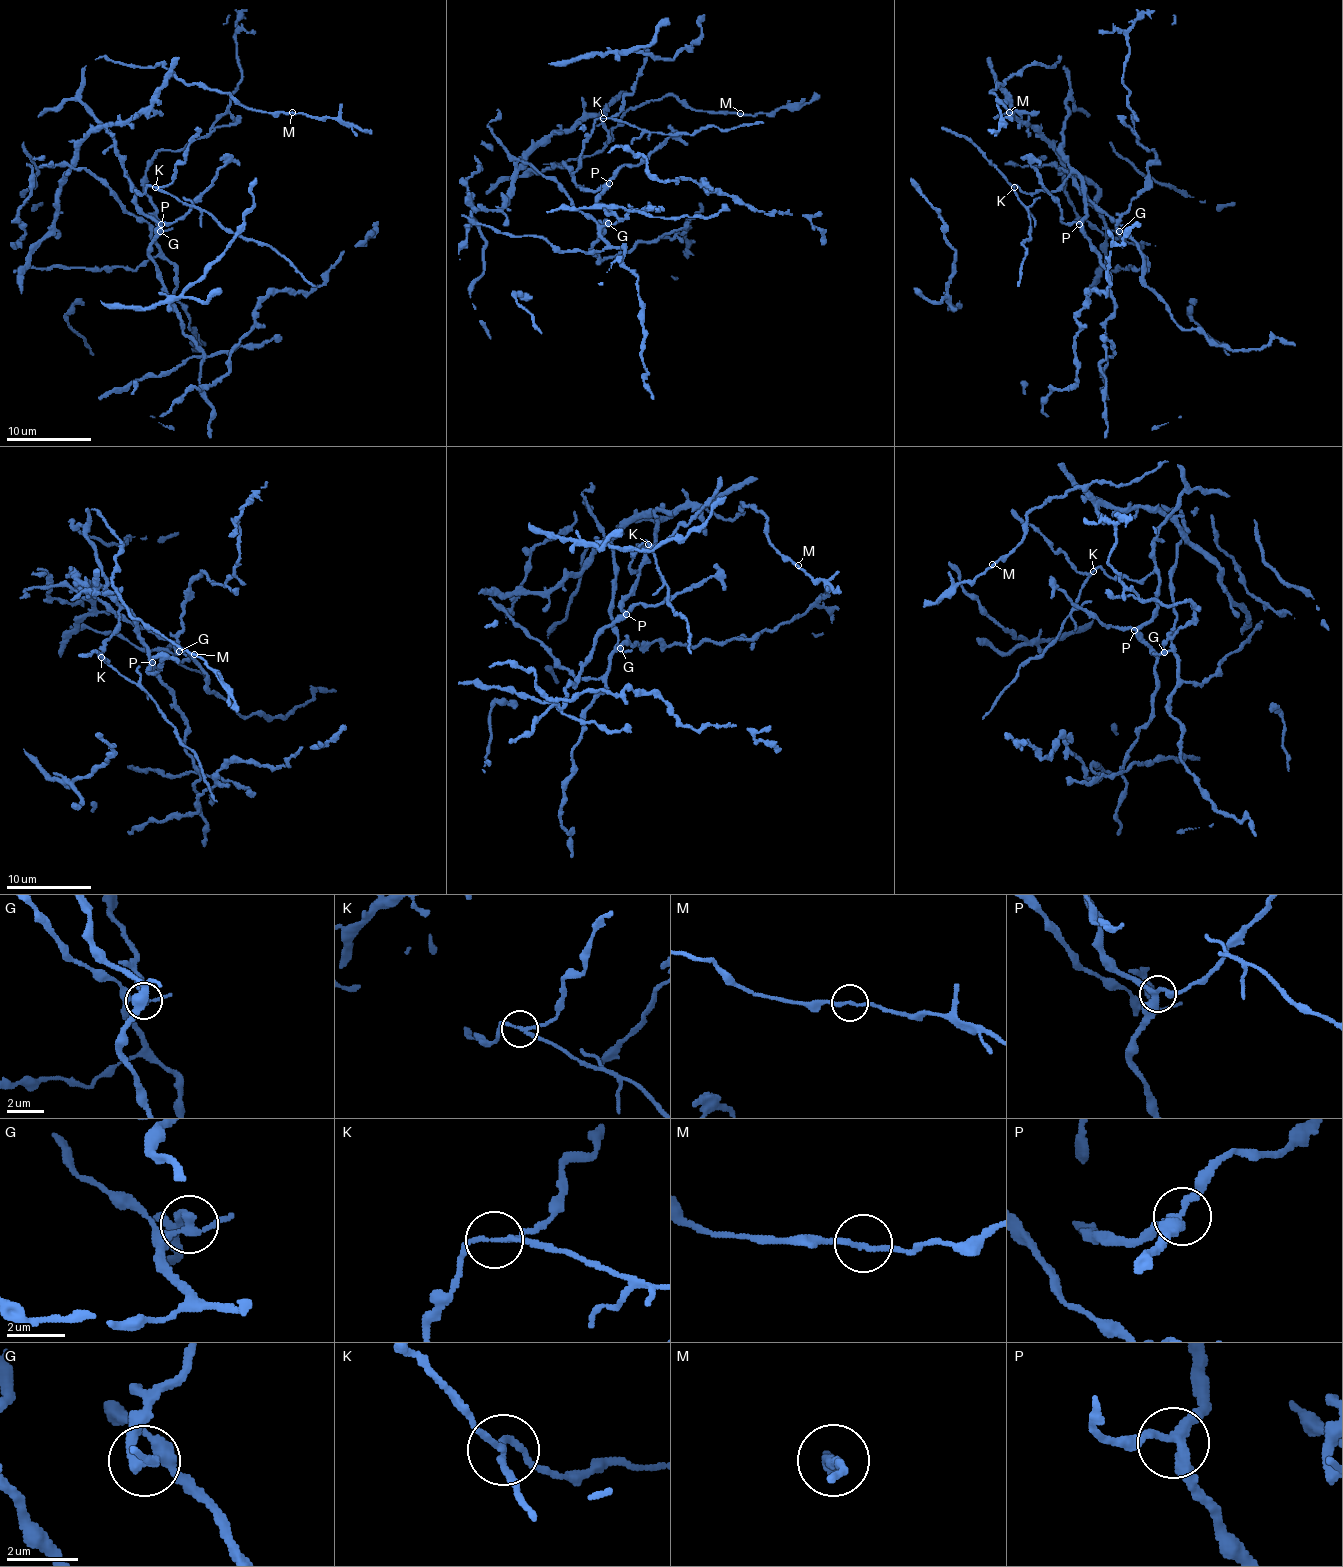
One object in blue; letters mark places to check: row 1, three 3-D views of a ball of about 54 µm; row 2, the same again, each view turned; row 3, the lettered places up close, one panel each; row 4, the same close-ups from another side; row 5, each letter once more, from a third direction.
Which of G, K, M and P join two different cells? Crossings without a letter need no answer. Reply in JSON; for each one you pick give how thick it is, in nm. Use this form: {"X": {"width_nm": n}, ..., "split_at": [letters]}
{"G": {"width_nm": 240}, "K": {"width_nm": 130}, "split_at": ["G", "K"]}

